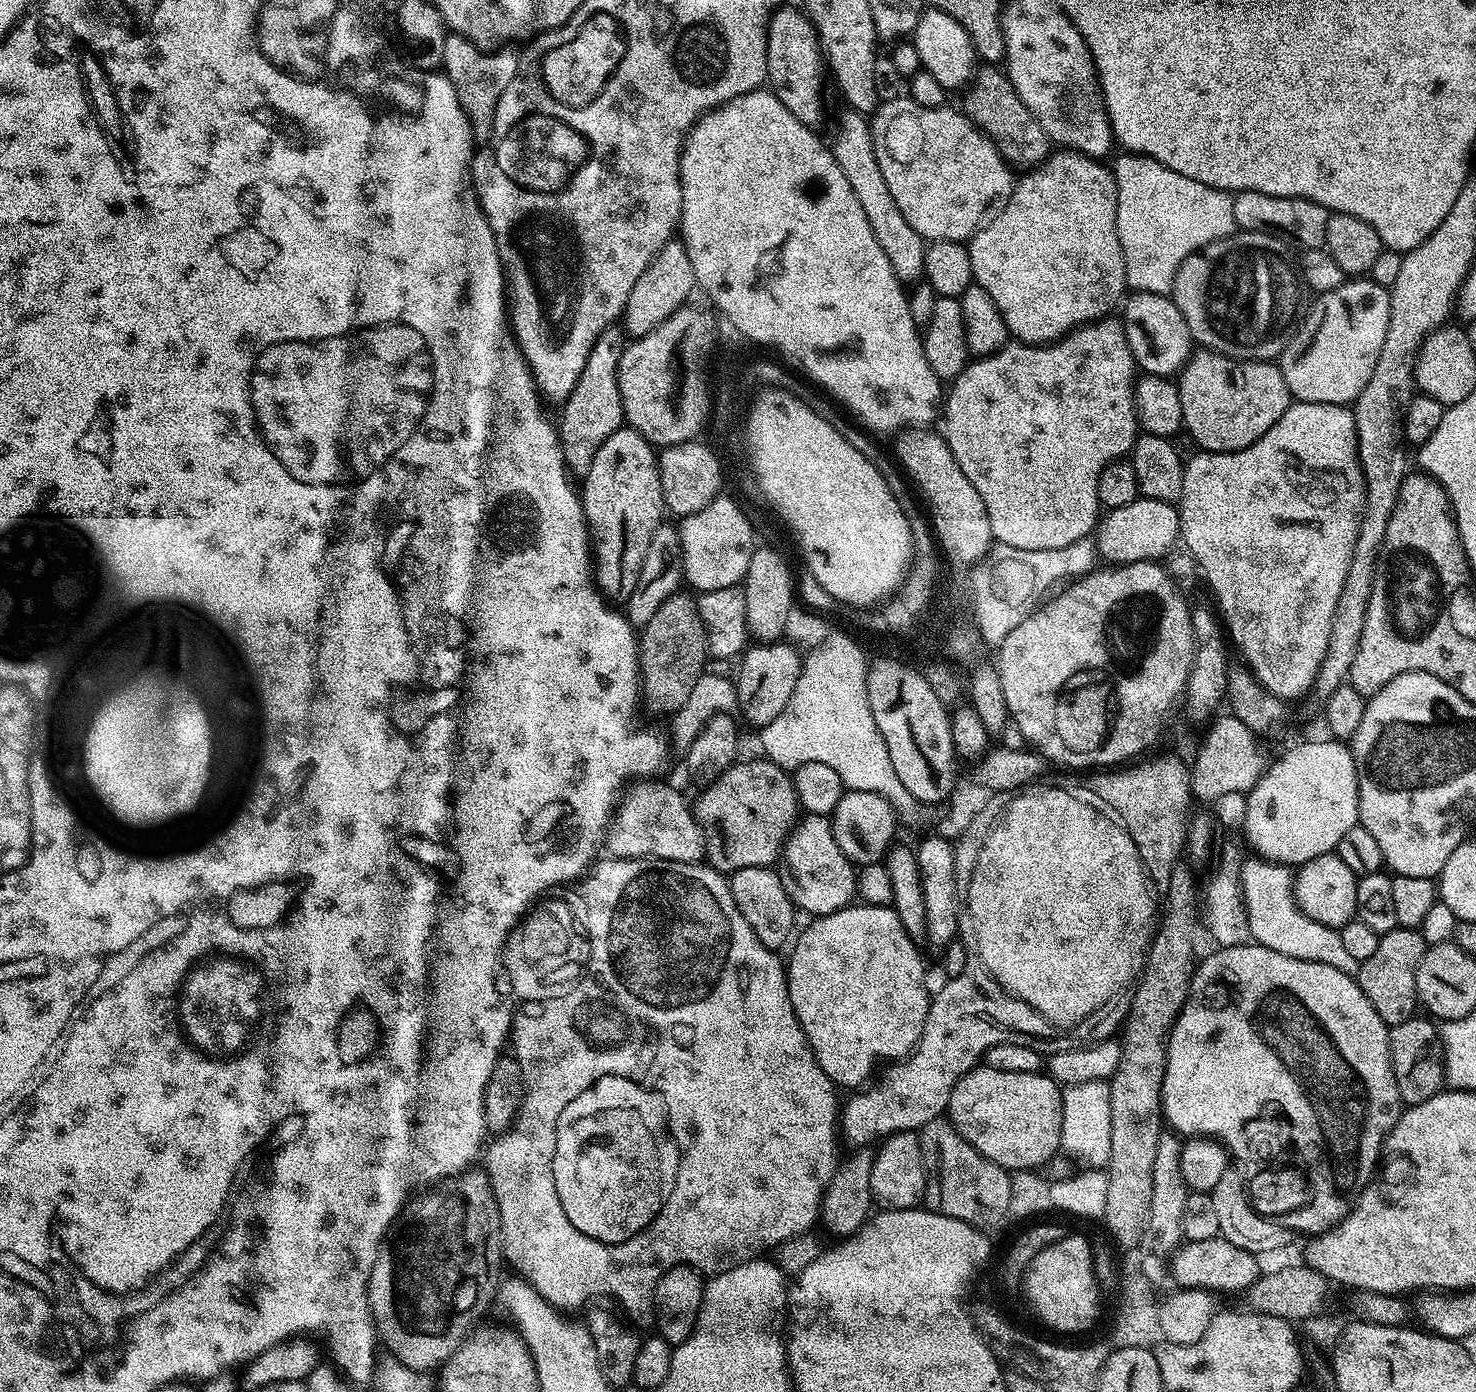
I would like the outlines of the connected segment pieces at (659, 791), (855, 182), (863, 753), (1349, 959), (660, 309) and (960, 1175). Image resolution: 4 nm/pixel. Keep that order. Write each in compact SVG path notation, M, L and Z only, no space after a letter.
M648 780L635 783L632 791L623 797L614 814L614 823L607 839L606 848L613 859L654 859L687 864L701 863L707 855L707 840L700 823L697 822L695 811L685 798L674 788L664 784L656 784L657 781Z
M845 107L844 112L836 116L836 133L830 139L830 147L842 174L846 174L846 182L850 182L850 190L858 197L862 210L870 222L870 230L874 230L874 238L878 238L878 246L882 246L882 254L890 258L890 266L901 282L916 282L924 272L924 250L926 241L923 236L906 222L902 210L898 210L898 202L886 187L886 178L882 178L882 170L878 167L878 158L874 154L871 123L853 108Z
M832 630L824 642L813 647L807 654L809 656L803 657L800 667L798 686L794 686L794 694L790 694L786 710L782 710L774 722L759 729L763 755L785 770L794 770L806 762L822 762L837 772L845 789L876 792L890 801L899 801L899 796L903 797L905 791L902 782L898 782L898 774L894 774L890 750L886 750L886 742L878 726L874 726L874 714L870 714L870 698L866 694L870 664L864 661L863 650L846 633Z
M1267 858L1255 859L1245 859L1240 866L1240 890L1251 939L1290 958L1322 962L1343 972L1355 973L1358 962L1342 947L1339 931L1322 926L1322 922L1314 922L1297 906L1293 869Z
M683 239L669 240L666 246L662 246L662 250L658 250L658 254L652 259L650 266L646 266L646 270L642 270L642 278L638 278L638 282L634 282L634 290L630 290L630 298L626 302L622 317L627 335L635 338L650 334L650 330L654 330L659 324L666 322L666 318L670 318L670 314L685 307L689 303L688 295L692 291L695 293L697 288L694 266L690 264L690 254Z
M947 1118L926 1122L918 1129L918 1135L922 1146L922 1162L926 1170L923 1203L927 1211L954 1218L958 1222L966 1222L970 1227L981 1230L996 1228L1004 1219L1009 1219L1012 1177L1008 1169L978 1154L978 1150L974 1150L974 1146L970 1146L970 1142L966 1142L966 1138L958 1134L956 1127Z

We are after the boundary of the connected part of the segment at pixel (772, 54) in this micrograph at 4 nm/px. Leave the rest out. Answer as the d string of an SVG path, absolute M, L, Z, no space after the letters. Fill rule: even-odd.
M787 4L775 8L768 19L766 62L771 91L798 118L798 122L809 126L824 116L824 96L820 93L820 66L822 70L822 52L816 38L811 20L801 10Z

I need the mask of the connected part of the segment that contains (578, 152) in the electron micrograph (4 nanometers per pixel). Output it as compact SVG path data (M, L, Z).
M532 115L507 129L492 153L506 178L534 192L555 192L588 157L587 140L579 129L548 115Z

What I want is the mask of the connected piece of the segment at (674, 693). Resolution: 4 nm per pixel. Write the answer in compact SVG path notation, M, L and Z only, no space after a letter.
M678 590L654 613L654 618L642 626L638 636L642 694L646 704L673 714L686 702L698 678L706 672L704 663L710 660L708 631L700 617L700 606L695 595L687 596Z

